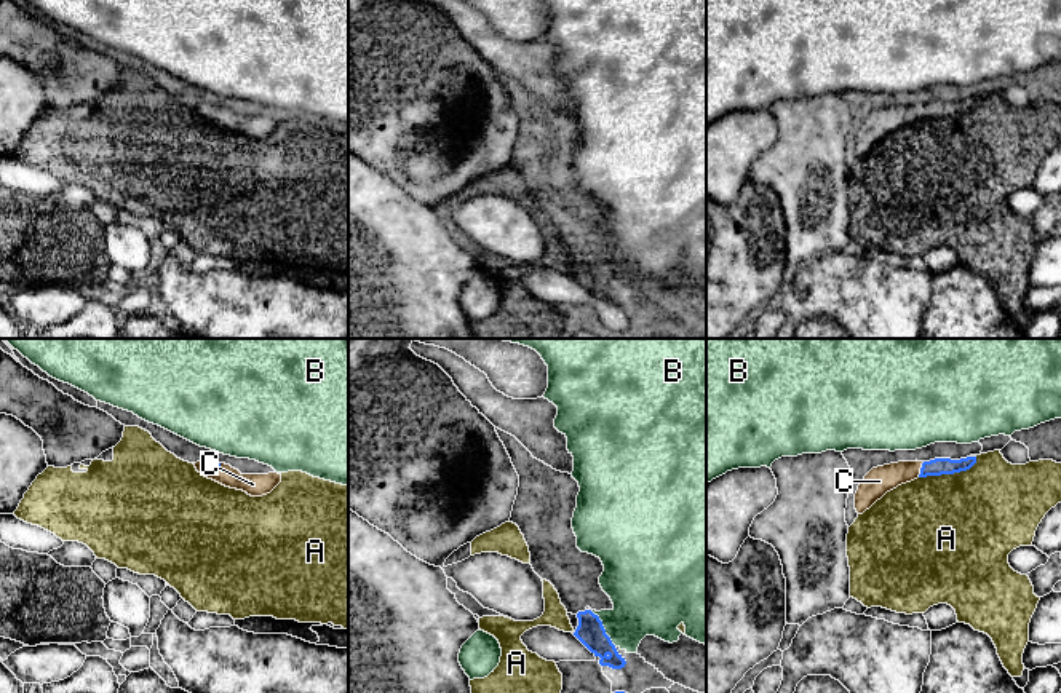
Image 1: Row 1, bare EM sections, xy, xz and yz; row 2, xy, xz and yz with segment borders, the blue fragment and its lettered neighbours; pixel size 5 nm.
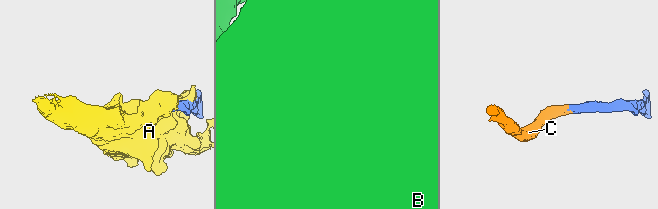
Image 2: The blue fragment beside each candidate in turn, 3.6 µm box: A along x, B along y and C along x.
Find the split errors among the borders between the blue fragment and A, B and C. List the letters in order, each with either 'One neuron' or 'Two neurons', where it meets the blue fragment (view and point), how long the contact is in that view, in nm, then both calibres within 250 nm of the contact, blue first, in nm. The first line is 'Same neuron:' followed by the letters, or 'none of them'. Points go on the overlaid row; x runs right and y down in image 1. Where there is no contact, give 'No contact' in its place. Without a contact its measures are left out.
Same neuron: C
A: Two neurons. Touches blue at yz (949, 473). Shared border 320 nm. Thickness 90 nm (blue) against 500 nm
B: Two neurons. Touches blue at xz (603, 628). Shared border 220 nm. Thickness 140 nm (blue) against 320 nm
C: One neuron. Touches blue at yz (921, 470). Shared border 90 nm. Thickness 90 nm (blue) against 140 nm

